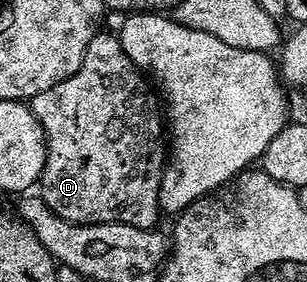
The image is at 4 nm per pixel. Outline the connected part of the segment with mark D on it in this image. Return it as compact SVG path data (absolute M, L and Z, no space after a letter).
M98 33L82 57L82 65L66 81L42 89L30 106L44 131L48 145L44 171L38 180L38 194L58 217L71 223L125 223L135 227L157 226L160 210L160 182L166 162L166 123L156 112L148 92L150 83L139 67L126 57L115 34Z

